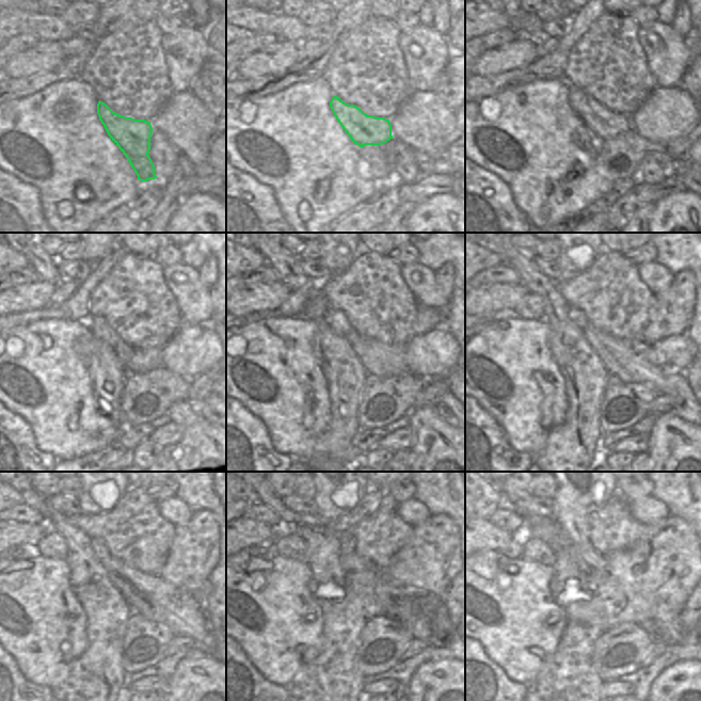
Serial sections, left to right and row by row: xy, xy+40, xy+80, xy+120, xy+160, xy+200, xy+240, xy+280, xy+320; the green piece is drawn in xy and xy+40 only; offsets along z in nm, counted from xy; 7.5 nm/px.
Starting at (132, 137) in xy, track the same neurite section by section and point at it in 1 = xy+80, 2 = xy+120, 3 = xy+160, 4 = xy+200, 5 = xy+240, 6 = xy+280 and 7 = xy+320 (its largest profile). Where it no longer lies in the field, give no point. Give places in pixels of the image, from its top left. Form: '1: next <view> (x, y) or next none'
1: next xy+80 (600, 121)
2: next xy+120 (99, 328)
3: next xy+160 (336, 319)
4: next xy+200 (577, 316)
5: next xy+240 (100, 550)
6: next xy+280 (347, 544)
7: next xy+320 (578, 493)

